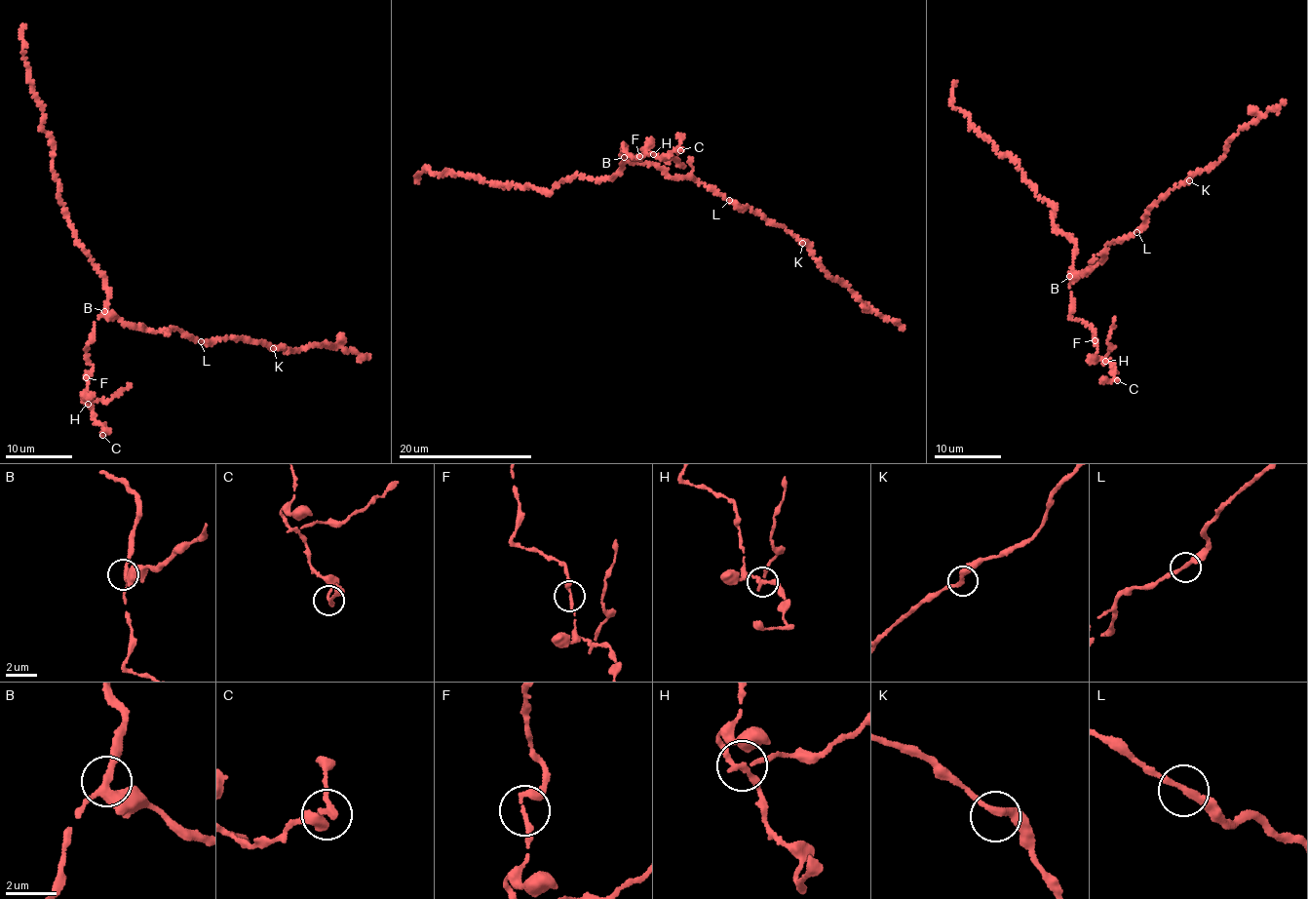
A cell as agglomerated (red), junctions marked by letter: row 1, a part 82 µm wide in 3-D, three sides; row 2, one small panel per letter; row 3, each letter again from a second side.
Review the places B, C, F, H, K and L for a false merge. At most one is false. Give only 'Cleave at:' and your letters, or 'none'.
Cleave at: H

